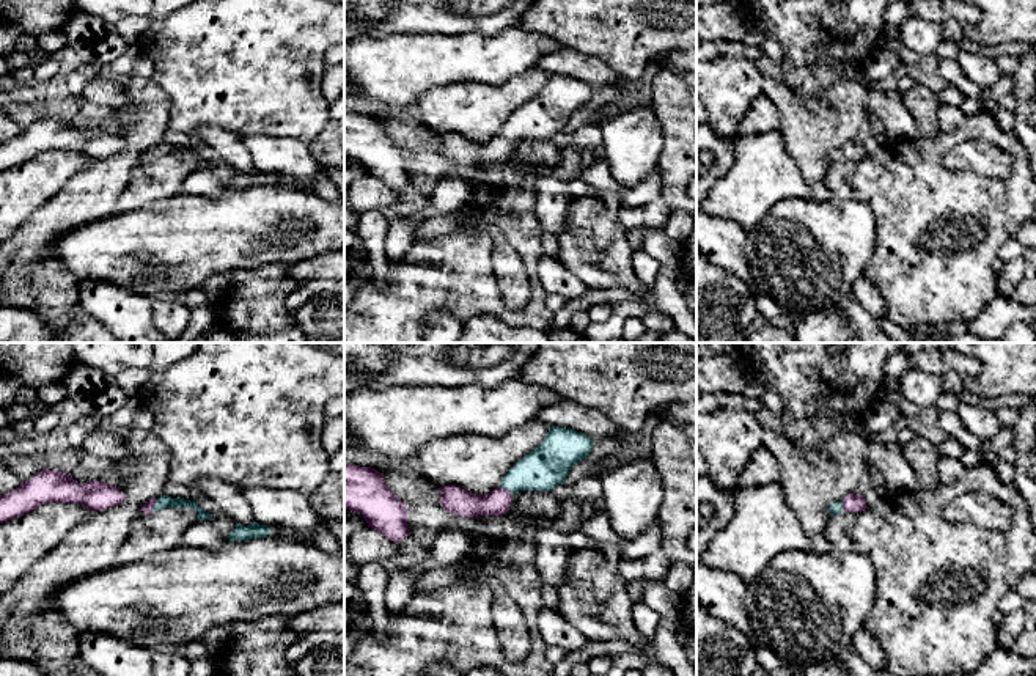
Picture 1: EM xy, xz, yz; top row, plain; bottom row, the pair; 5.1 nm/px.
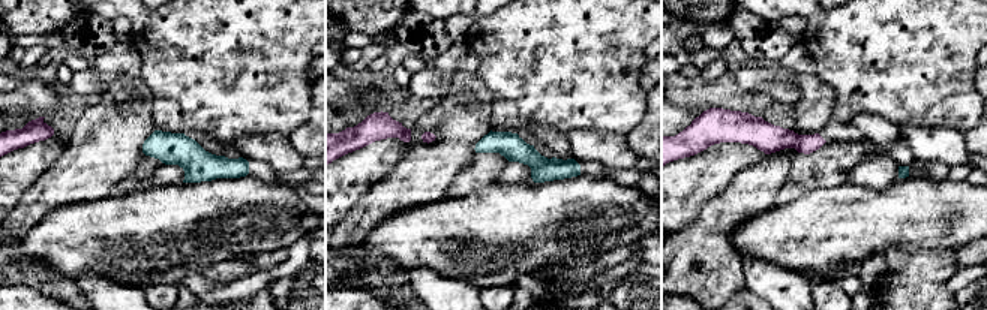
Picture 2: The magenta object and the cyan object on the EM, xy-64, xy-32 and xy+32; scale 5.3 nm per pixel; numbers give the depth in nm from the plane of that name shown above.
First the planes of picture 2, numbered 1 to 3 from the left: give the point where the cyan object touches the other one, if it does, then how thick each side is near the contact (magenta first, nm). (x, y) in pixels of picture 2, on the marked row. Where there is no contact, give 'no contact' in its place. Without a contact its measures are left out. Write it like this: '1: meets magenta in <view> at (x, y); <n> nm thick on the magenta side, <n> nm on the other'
1: no contact
2: no contact
3: no contact

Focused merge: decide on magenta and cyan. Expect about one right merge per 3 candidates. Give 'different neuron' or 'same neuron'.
same neuron

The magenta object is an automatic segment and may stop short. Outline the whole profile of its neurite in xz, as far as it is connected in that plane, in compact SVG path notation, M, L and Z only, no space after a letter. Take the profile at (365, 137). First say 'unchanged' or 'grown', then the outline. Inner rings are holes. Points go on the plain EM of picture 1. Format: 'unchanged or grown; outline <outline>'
unchanged; outline M344 110L344 157L362 162L368 175L390 189L409 182L409 156L388 137L384 123L371 115Z

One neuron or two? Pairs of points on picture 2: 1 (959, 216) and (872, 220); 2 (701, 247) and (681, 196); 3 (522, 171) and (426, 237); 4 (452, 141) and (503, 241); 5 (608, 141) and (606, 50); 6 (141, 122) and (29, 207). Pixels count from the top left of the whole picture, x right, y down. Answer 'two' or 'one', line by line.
1: one
2: two
3: two
4: two
5: two
6: one

